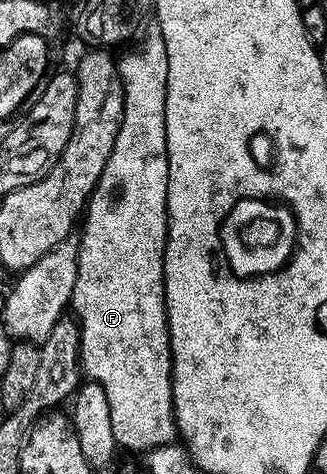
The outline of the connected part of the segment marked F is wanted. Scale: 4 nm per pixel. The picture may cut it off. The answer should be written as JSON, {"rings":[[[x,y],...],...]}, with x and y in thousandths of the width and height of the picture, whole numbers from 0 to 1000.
{"rings":[[[456,55],[425,91],[419,108],[391,108],[361,124],[379,236],[336,340],[324,340],[324,357],[251,462],[257,489],[239,496],[235,593],[214,648],[232,654],[226,665],[245,684],[245,772],[278,806],[312,812],[324,846],[336,846],[336,897],[349,897],[358,937],[450,956],[517,941],[544,911],[526,859],[526,738],[502,641],[502,521],[514,513],[514,122],[486,57]]]}

